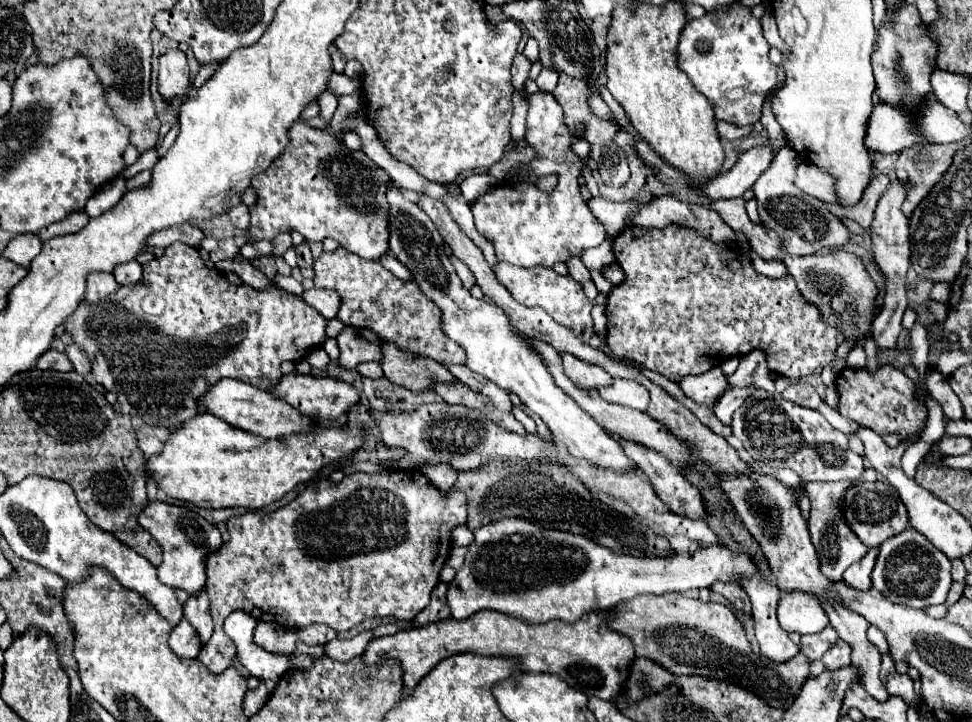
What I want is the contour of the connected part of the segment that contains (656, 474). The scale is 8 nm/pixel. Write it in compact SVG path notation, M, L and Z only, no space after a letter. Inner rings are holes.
M616 437L624 449L624 453L638 465L638 469L648 475L648 479L652 481L658 497L668 503L668 507L672 507L672 511L676 513L684 513L684 515L690 515L690 519L706 519L706 511L704 511L704 505L702 505L702 495L696 487L692 487L684 475L678 471L676 465L672 465L668 459L664 459L664 455L660 455L658 451L650 451L650 447L644 447L640 443L632 443L632 441L626 441L626 439L620 439Z

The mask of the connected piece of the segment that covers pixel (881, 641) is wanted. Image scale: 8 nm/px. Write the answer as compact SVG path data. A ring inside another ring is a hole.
M870 627L870 629L868 629L868 641L874 643L874 645L882 651L882 655L886 655L888 643L886 643L886 639L884 639L884 633L882 633L878 627Z

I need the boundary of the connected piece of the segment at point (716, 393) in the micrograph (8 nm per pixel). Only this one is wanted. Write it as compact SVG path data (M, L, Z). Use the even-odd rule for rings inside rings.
M712 367L702 375L684 377L680 381L680 387L688 399L712 409L720 399L720 395L728 389L728 381L720 367Z

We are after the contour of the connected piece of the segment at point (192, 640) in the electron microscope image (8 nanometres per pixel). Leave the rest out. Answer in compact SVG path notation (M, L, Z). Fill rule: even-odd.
M184 619L180 621L180 625L176 625L170 633L170 649L174 651L174 655L184 657L184 659L192 659L198 657L200 653L200 639L196 637L194 627Z

